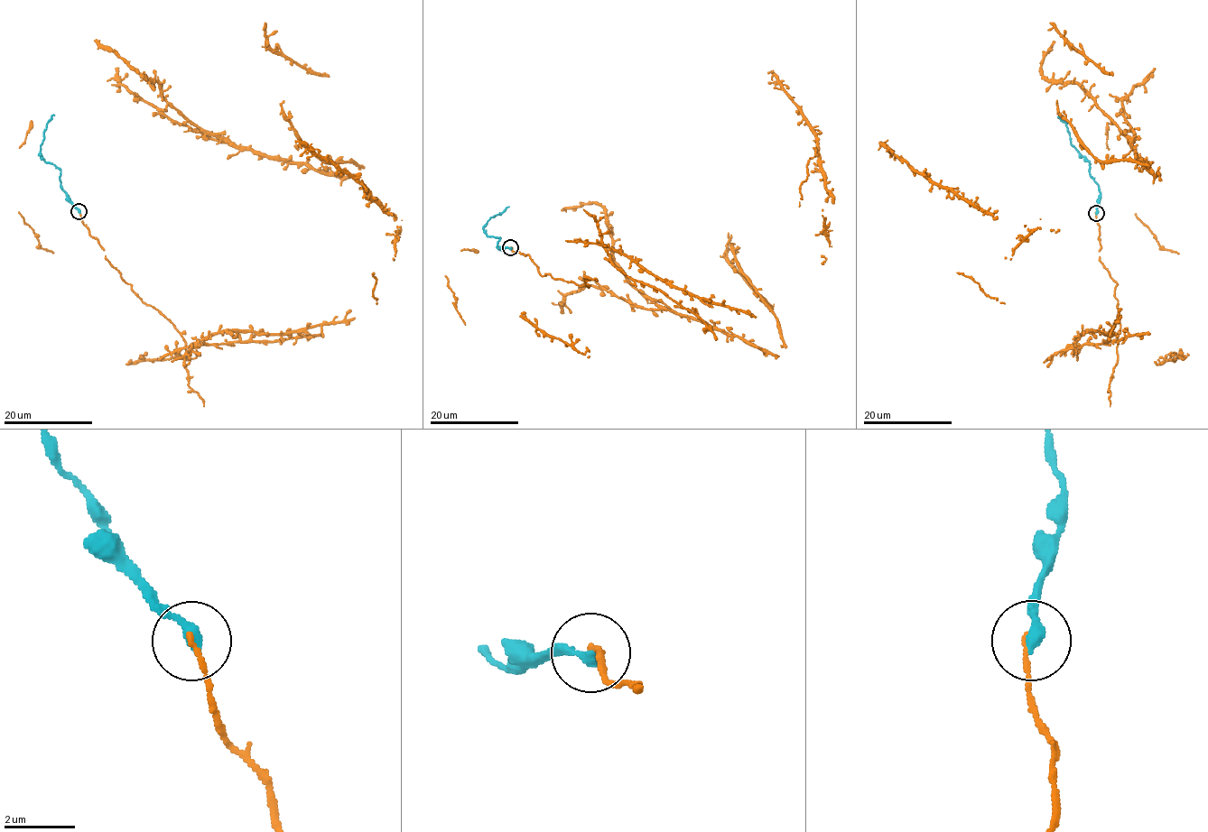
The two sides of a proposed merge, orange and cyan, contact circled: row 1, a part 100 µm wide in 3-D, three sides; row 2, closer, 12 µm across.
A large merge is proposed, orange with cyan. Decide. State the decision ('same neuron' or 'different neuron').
same neuron

